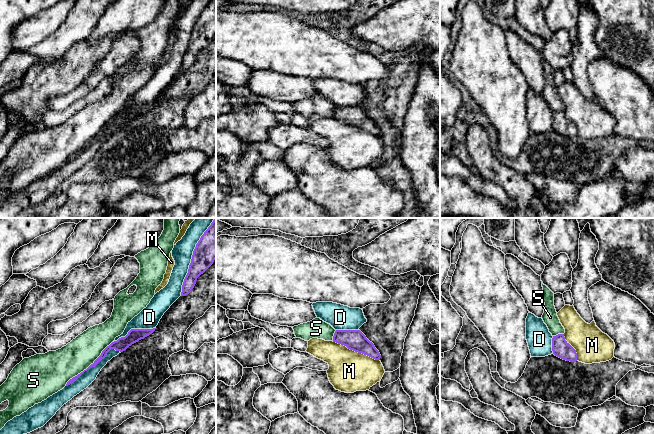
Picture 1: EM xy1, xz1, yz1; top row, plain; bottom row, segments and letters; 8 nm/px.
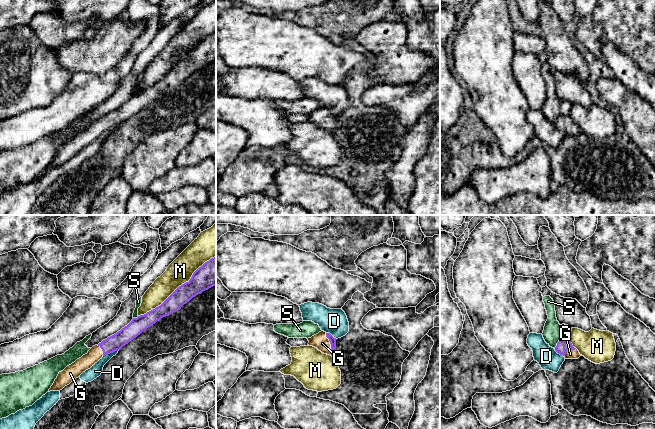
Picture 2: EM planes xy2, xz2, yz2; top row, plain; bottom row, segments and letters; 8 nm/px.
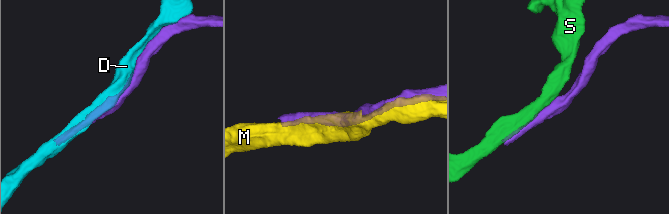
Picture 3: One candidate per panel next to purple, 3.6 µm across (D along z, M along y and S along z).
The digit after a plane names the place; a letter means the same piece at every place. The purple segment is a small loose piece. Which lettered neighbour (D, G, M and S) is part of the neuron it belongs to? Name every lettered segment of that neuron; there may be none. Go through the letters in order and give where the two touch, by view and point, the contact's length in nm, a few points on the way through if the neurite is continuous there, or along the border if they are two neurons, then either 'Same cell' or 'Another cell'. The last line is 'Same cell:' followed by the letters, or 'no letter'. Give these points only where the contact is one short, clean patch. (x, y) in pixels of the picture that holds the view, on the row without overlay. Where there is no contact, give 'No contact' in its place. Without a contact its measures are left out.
D: Touches purple at xy1 (191, 36). Shared border 650 nm. Another cell
G: Touches purple at xz2 (330, 119). Shared border 170 nm. Path across: xz2 (332, 116), (330, 119), (320, 117). Same cell
M: Touches purple at xy2 (178, 63). Shared border 800 nm. Another cell
S: Touches purple at xy1 (90, 141). Shared border 500 nm. Another cell
Same cell: G

